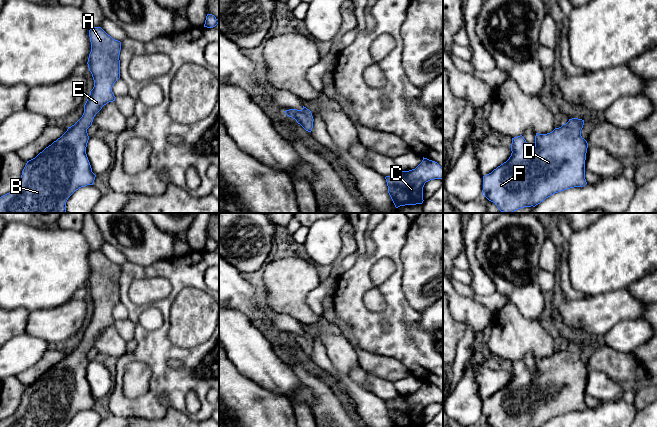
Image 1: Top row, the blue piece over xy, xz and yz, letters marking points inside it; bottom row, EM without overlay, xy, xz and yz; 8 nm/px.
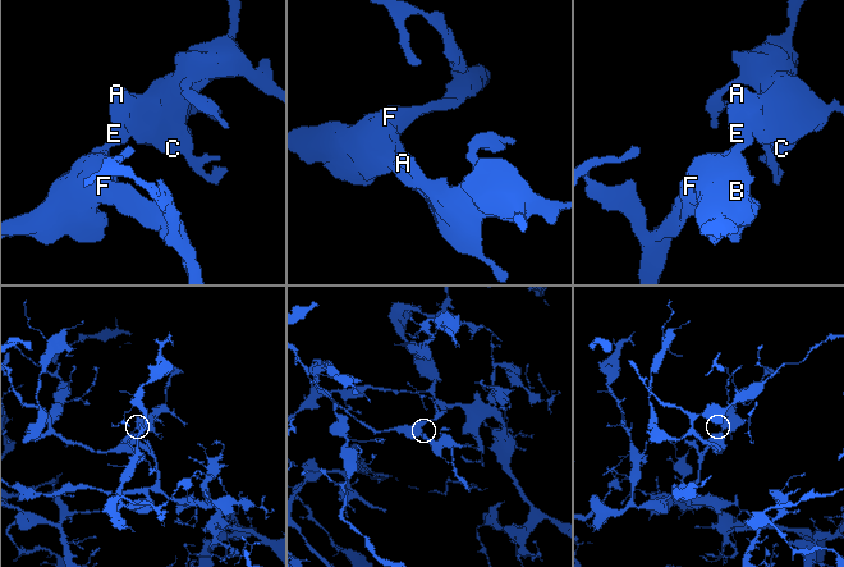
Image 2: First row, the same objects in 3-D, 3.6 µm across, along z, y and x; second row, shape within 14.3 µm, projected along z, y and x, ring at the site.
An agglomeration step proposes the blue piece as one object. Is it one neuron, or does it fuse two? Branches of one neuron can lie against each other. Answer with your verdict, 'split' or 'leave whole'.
leave whole

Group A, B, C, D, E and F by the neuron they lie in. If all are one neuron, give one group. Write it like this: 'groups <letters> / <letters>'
groups A B C D E F

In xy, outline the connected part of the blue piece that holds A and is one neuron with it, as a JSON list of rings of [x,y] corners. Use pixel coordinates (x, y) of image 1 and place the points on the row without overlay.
[[[101,251],[89,254],[91,276],[88,292],[94,304],[94,311],[84,329],[82,341],[51,369],[35,382],[27,385],[17,410],[0,421],[0,427],[66,427],[68,422],[79,412],[93,409],[96,399],[92,396],[86,378],[89,364],[87,353],[92,349],[95,339],[104,329],[115,325],[112,316],[114,307],[120,302],[121,266],[113,263]]]

